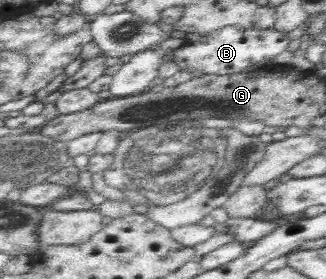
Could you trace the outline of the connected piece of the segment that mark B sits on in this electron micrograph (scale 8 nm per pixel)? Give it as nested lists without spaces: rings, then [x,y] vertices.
[[[237,26],[223,27],[210,35],[201,36],[192,45],[186,44],[173,50],[171,62],[177,63],[180,69],[200,71],[203,75],[231,75],[243,72],[252,63],[264,62],[277,57],[288,49],[288,34],[273,30],[243,30]]]

